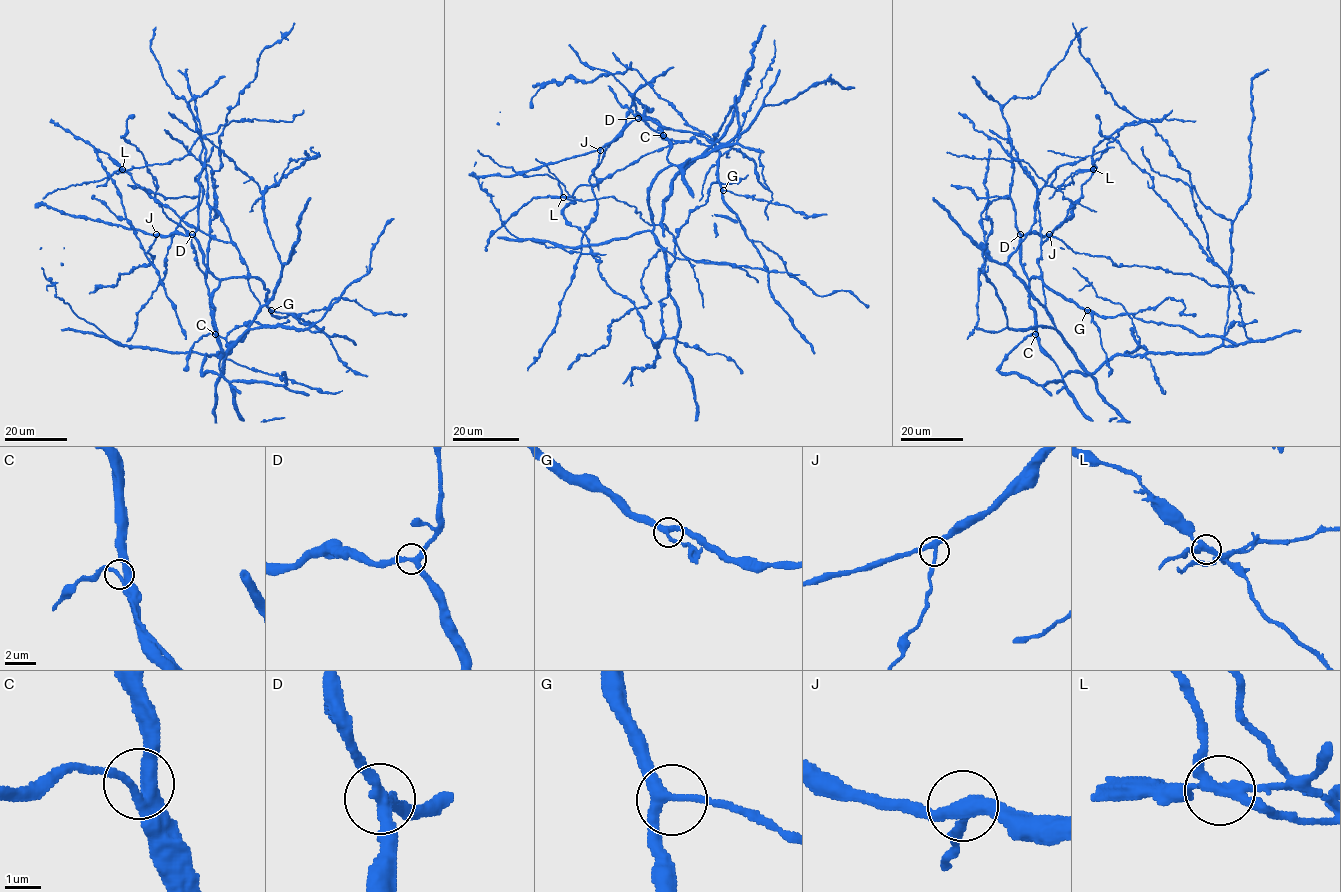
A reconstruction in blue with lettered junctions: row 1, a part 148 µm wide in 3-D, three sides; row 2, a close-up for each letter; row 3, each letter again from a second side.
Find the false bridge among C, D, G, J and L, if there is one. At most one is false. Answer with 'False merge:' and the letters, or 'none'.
False merge: L

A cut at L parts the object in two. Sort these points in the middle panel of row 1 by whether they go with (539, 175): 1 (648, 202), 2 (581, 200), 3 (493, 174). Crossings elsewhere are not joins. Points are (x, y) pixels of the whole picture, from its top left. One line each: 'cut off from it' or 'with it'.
1: cut off from it
2: with it
3: cut off from it

